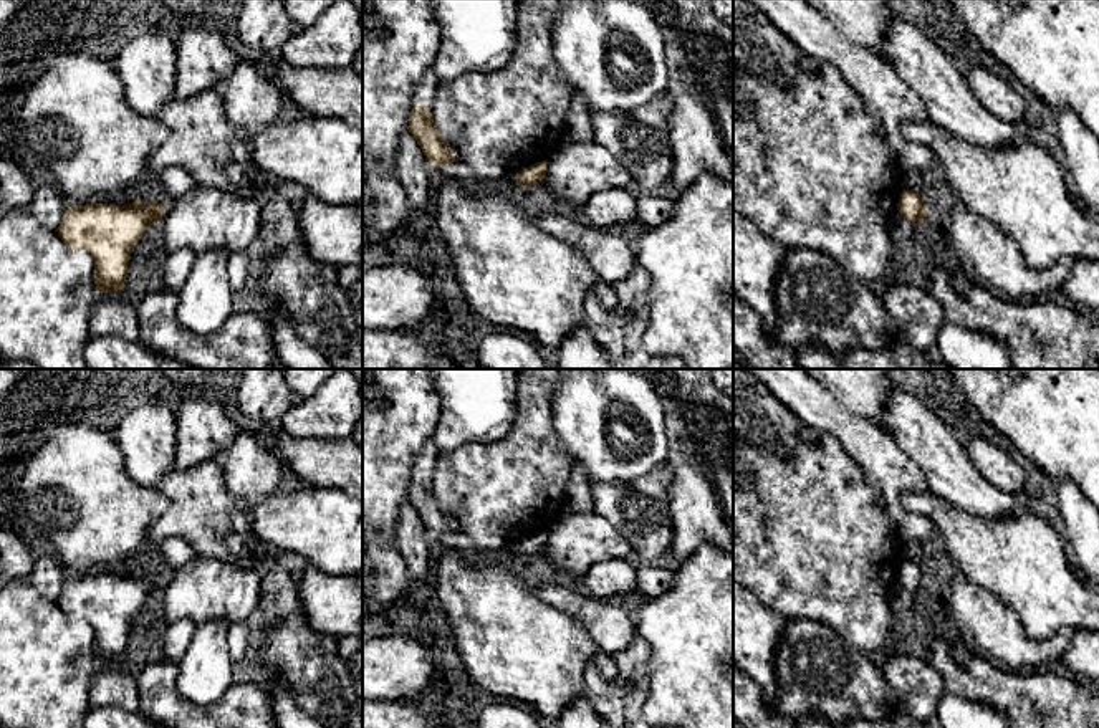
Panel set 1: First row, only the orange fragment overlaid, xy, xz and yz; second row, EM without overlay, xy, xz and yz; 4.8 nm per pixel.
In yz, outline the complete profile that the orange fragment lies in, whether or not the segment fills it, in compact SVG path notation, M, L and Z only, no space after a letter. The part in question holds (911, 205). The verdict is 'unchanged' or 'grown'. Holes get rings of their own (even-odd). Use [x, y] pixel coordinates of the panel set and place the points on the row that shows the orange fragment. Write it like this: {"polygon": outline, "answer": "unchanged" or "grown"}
{"polygon": "M909 189L902 190L897 210L900 215L904 215L909 222L915 225L920 225L929 213L929 208L922 202L920 194Z", "answer": "unchanged"}

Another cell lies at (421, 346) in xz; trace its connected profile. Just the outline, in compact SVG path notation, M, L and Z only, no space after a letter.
M440 309L435 314L417 324L402 329L379 331L379 329L362 329L362 369L432 369L444 359L444 339L440 329L434 321L440 316Z

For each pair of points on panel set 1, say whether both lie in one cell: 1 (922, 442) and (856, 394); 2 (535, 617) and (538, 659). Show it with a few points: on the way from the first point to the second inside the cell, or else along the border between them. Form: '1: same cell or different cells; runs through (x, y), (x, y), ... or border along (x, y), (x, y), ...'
1: different cells; border along (894, 386), (886, 399), (883, 417), (886, 431)
2: same cell; runs through (535, 627), (535, 649)

